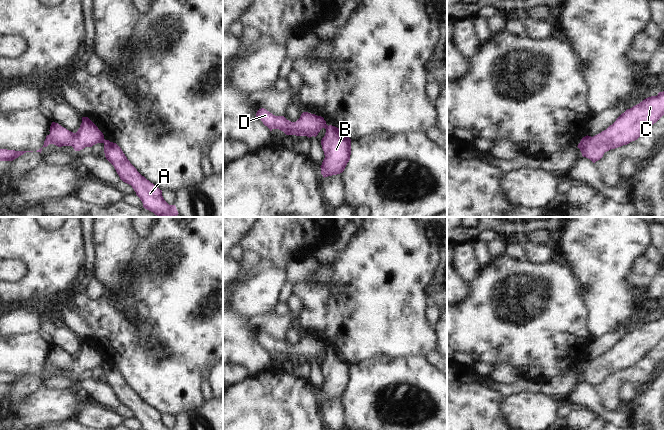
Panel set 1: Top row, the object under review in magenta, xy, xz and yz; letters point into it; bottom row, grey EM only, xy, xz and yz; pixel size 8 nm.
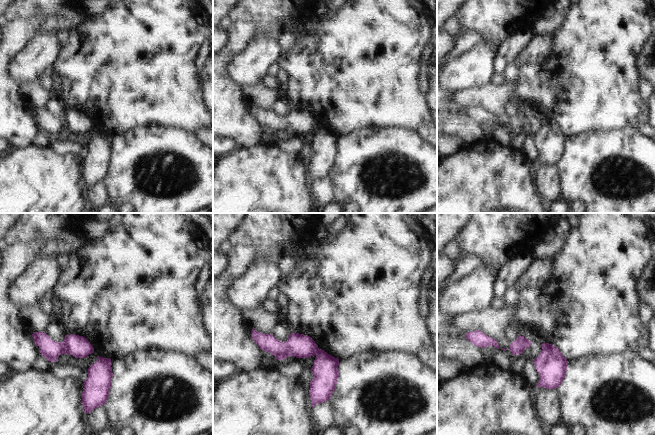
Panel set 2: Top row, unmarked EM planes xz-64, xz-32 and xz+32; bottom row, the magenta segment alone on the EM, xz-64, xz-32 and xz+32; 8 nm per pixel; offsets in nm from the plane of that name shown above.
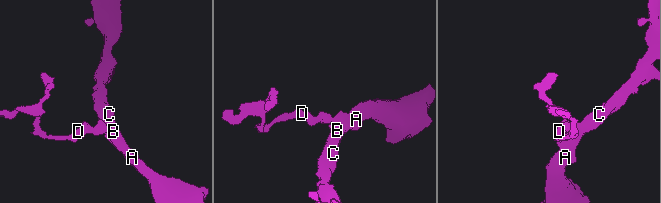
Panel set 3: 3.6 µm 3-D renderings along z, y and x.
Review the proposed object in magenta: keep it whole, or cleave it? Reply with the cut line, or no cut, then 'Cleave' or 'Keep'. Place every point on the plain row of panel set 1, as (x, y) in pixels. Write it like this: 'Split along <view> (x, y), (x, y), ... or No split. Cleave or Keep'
Split along xz (328, 350), (326, 354). Cleave

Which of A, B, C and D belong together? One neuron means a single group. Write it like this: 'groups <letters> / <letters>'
groups A B C / D

